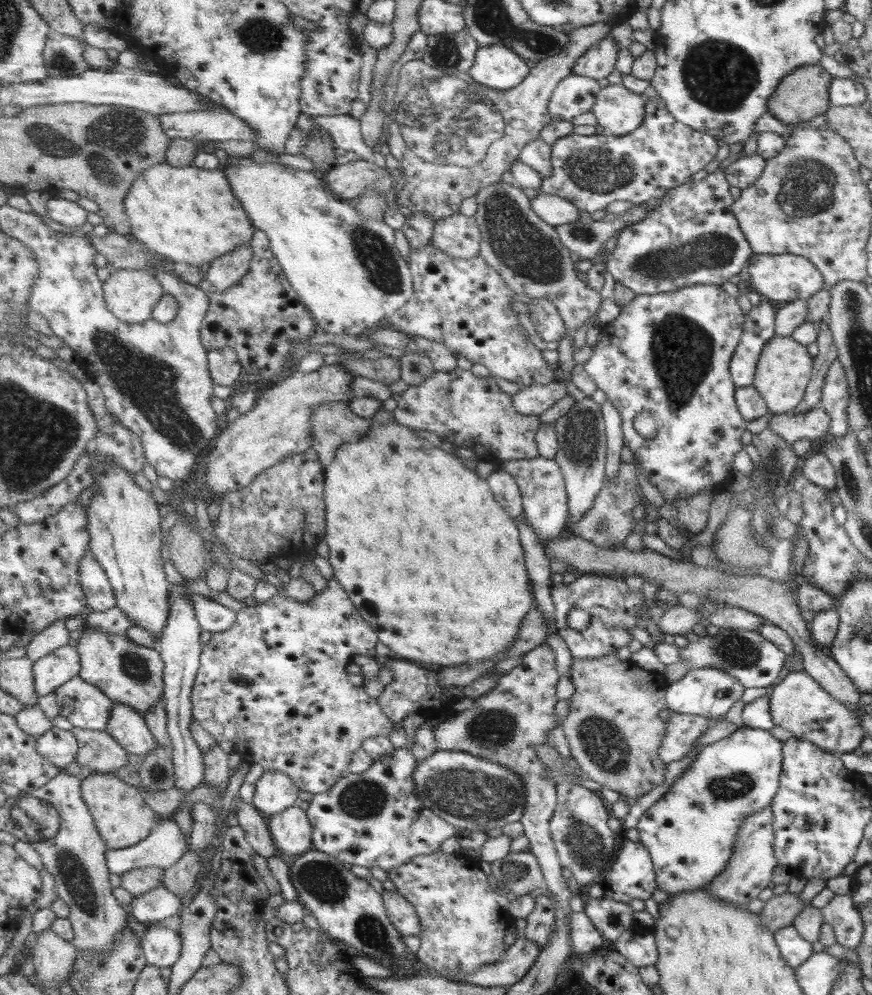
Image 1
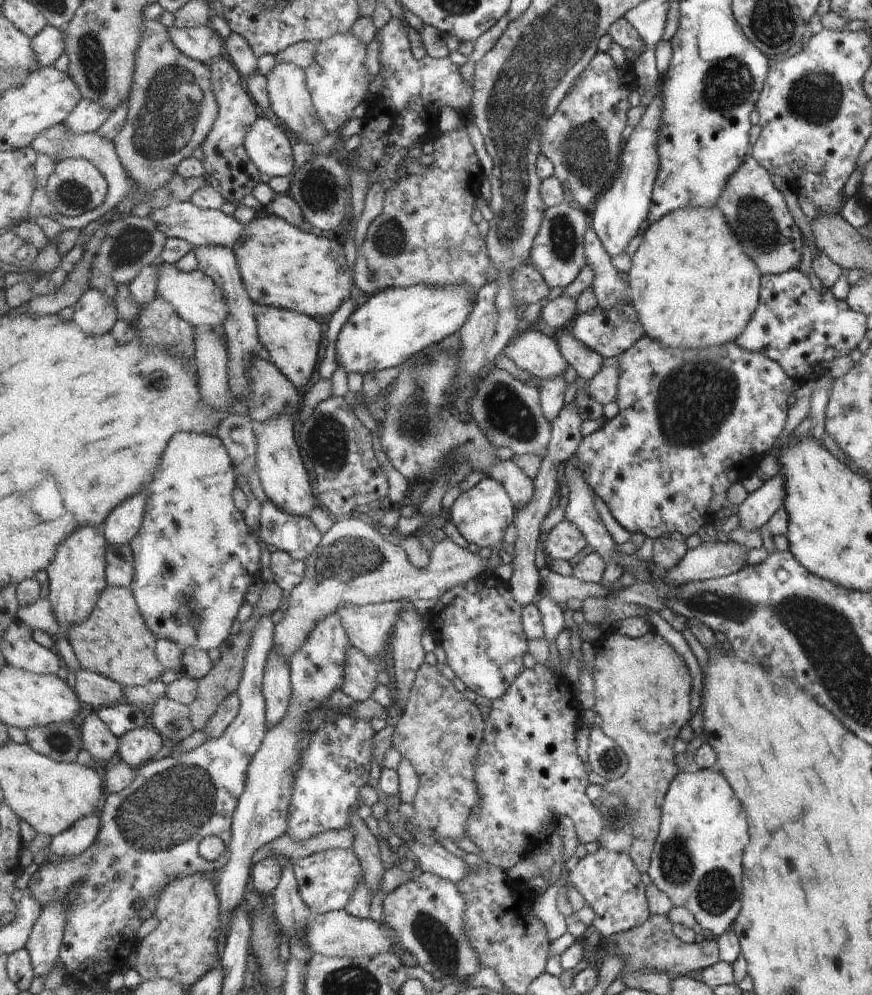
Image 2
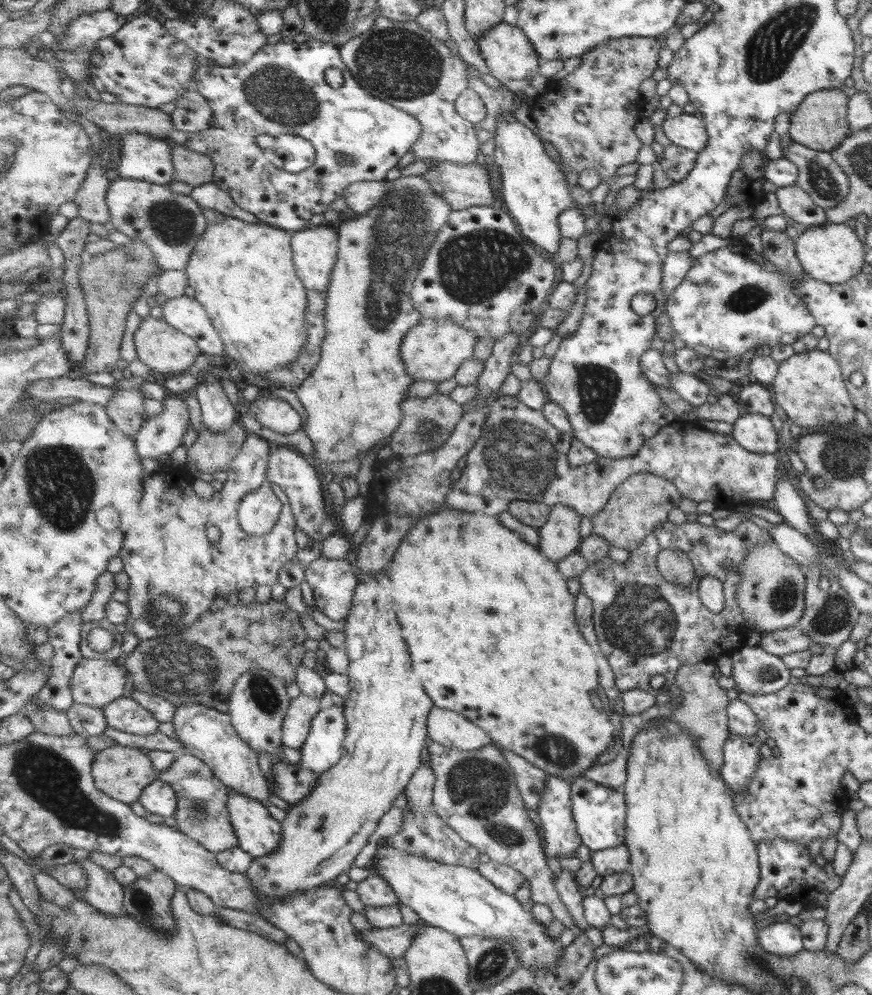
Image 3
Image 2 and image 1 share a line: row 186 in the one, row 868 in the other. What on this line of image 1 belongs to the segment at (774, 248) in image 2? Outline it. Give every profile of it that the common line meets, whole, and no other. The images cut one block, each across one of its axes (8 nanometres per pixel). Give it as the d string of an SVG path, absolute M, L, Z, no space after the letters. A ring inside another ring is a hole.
M771 805L764 806L746 816L735 835L733 854L726 862L725 868L717 877L709 881L706 891L714 898L724 903L747 905L750 900L757 898L757 894L771 883L771 872L778 864L774 857L772 842L774 830L772 829L773 815Z

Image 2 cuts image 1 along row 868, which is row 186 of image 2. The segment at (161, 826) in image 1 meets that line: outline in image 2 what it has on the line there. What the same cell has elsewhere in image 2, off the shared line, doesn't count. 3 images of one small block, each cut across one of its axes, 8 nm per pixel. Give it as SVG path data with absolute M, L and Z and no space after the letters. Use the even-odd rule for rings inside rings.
M61 123L51 128L48 128L45 132L41 133L30 146L33 150L36 150L39 154L45 153L47 156L57 164L59 161L65 159L87 159L95 163L95 166L102 170L102 173L106 175L110 189L105 198L105 202L101 206L97 206L95 210L89 210L81 216L65 216L61 214L55 214L53 220L57 221L62 229L80 229L85 227L89 222L95 219L104 219L105 215L110 211L113 211L116 206L135 195L140 196L140 200L150 202L153 209L160 209L169 206L173 200L172 195L168 192L167 186L160 187L159 189L153 189L149 193L137 193L134 181L130 178L128 172L124 169L121 164L121 159L119 158L114 141L108 138L103 138L99 133L87 133L76 135L73 131L68 131L65 123ZM60 158L62 160L60 160Z

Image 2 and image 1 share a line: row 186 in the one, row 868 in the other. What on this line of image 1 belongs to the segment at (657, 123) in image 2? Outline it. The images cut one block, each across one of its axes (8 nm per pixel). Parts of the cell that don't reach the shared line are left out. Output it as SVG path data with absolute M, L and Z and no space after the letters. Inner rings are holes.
M625 839L620 846L618 855L612 864L609 872L601 874L597 880L598 884L604 890L603 896L615 899L617 902L631 902L635 898L644 900L653 899L653 893L658 889L656 872L654 871L654 862L650 850L639 840L632 842Z

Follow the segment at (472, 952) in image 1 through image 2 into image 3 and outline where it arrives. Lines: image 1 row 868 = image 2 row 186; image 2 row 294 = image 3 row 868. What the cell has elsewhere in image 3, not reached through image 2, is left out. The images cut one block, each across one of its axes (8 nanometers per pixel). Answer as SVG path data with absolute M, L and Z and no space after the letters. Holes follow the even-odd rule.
M429 751L423 754L422 765L414 772L410 784L406 786L404 793L410 802L410 810L403 815L401 831L397 835L381 838L377 842L375 854L371 858L370 864L365 866L369 870L376 872L376 860L383 847L391 845L400 851L407 851L411 854L423 855L424 857L447 863L448 865L468 866L472 869L478 869L481 865L481 852L470 842L462 837L453 827L449 826L443 818L438 815L434 803L434 786L436 783L435 771L428 763Z

